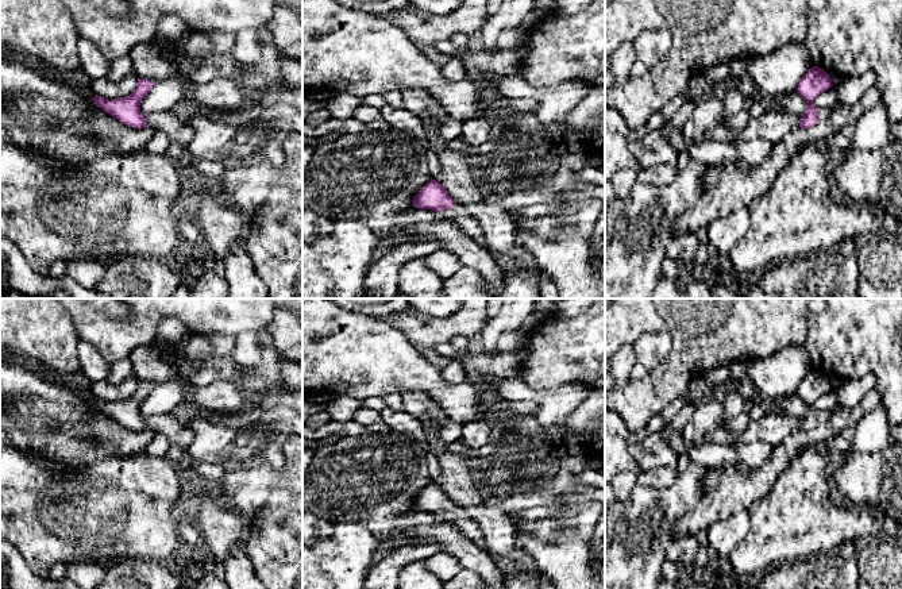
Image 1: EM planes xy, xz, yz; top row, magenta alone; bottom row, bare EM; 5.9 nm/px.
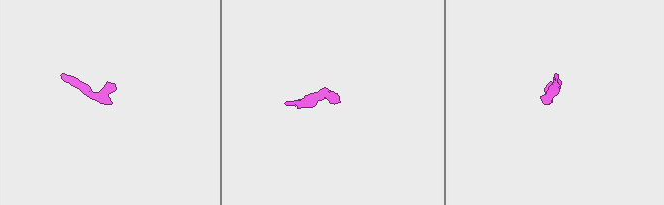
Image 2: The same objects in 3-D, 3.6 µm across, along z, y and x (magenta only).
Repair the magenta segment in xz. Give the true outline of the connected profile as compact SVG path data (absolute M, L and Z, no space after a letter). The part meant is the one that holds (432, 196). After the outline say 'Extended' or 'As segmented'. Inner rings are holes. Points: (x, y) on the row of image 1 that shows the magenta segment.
M436 180L427 182L413 197L412 203L416 208L432 209L443 217L455 222L470 238L490 253L479 222L469 213L467 205L456 203Z. Extended

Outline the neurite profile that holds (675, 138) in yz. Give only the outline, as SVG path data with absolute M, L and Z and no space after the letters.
M668 122L664 123L662 131L678 153L685 151L687 146L694 145L694 142L687 140L682 131L675 130Z

